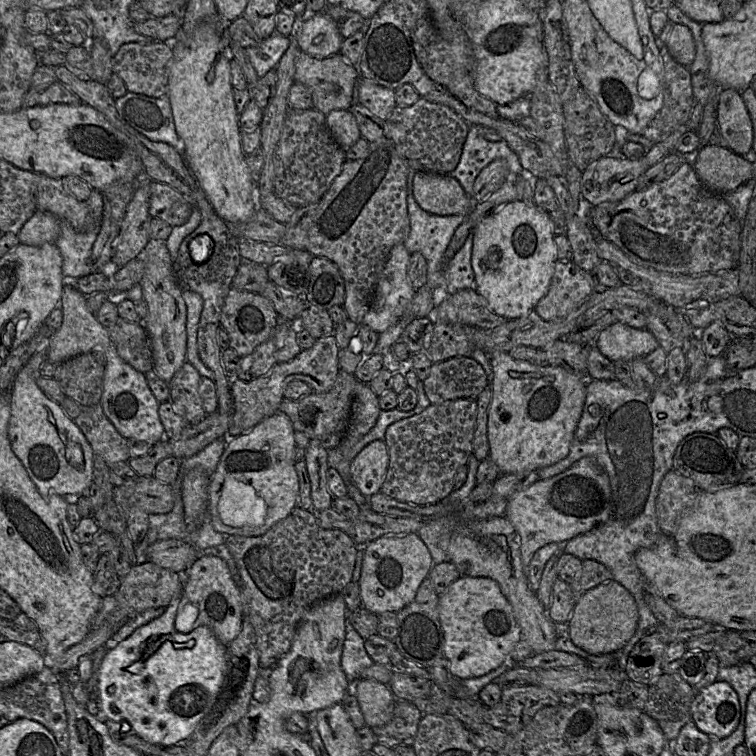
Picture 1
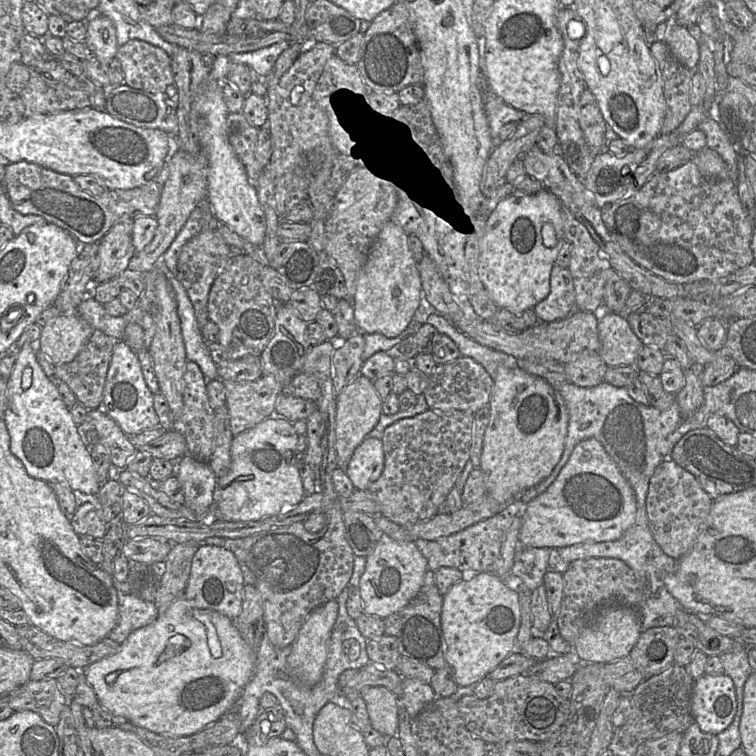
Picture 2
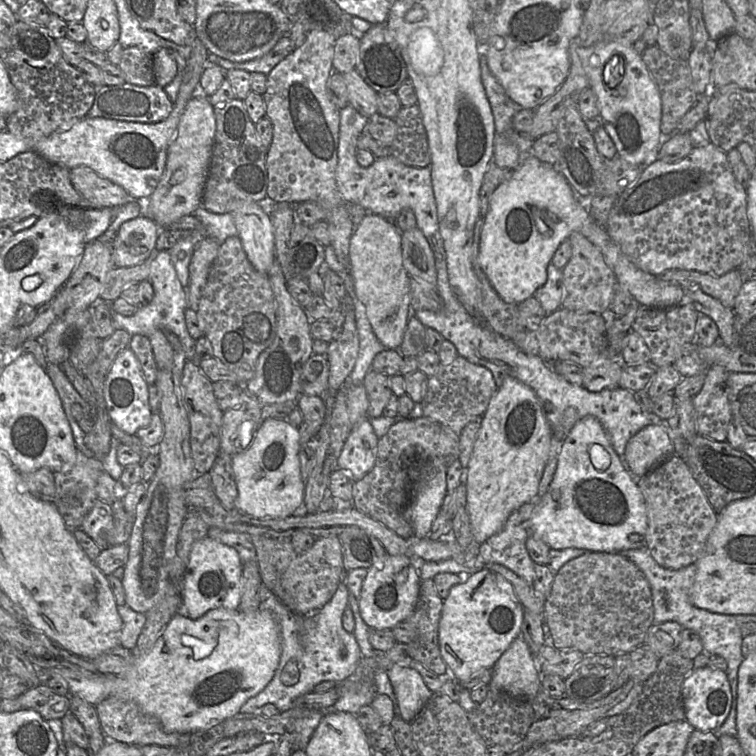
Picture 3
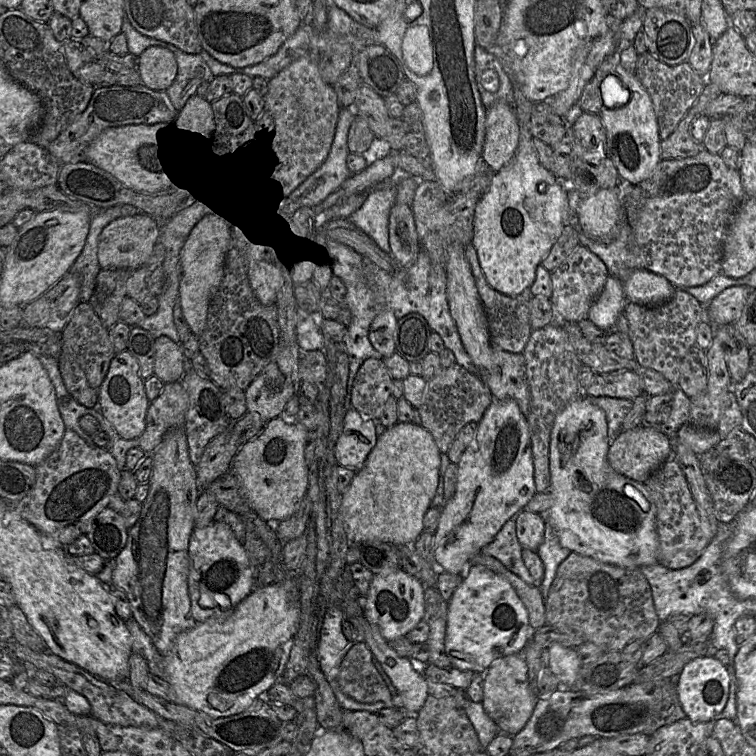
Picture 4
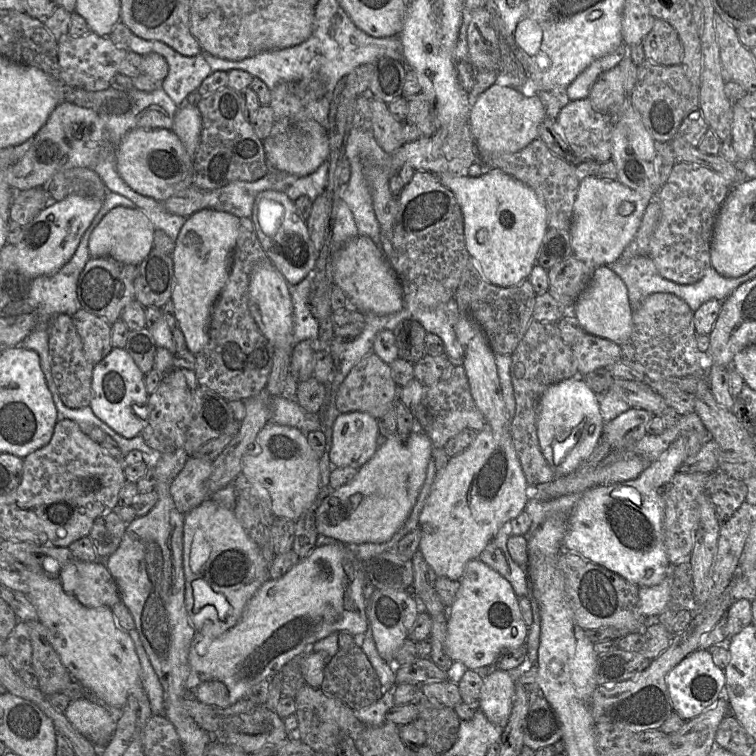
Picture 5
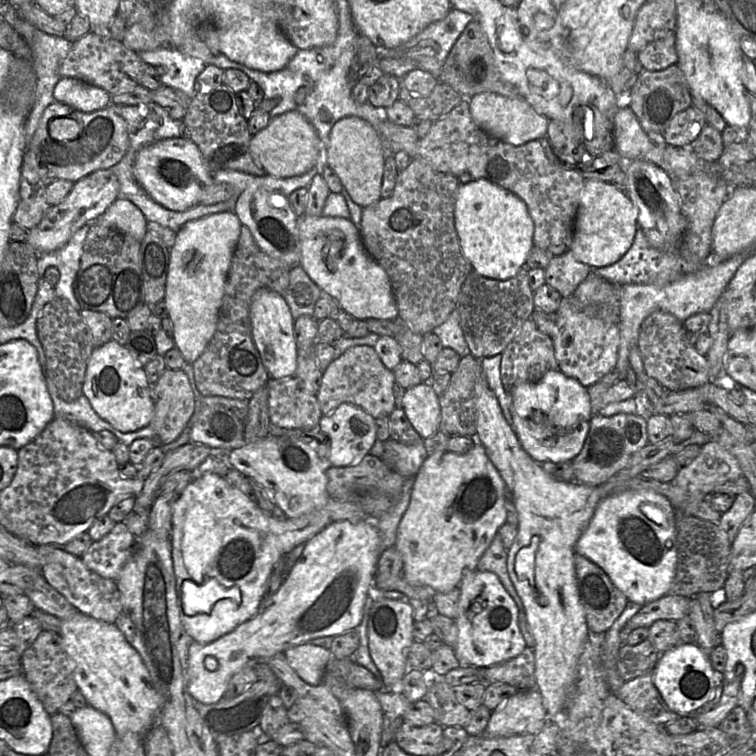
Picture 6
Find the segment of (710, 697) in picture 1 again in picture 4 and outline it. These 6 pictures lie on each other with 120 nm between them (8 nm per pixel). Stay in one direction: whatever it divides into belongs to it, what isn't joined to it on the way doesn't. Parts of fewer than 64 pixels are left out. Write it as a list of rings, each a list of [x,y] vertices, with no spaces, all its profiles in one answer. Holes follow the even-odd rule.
[[[703,656],[688,662],[677,681],[677,695],[686,718],[692,722],[715,721],[719,718],[727,703],[729,683],[726,668],[714,657]]]

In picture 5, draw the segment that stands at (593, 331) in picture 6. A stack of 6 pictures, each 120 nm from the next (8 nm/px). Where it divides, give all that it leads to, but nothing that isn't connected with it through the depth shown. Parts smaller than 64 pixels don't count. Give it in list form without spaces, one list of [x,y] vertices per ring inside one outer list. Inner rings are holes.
[[[586,333],[571,346],[578,376],[609,367],[621,359],[621,346],[605,338]]]

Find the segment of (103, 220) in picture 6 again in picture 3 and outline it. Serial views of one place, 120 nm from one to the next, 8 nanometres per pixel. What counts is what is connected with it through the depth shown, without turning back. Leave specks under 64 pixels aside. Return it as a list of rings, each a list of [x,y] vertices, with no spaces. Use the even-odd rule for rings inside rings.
[[[140,215],[121,224],[112,245],[115,267],[135,266],[150,257],[156,248],[160,228],[146,215]]]

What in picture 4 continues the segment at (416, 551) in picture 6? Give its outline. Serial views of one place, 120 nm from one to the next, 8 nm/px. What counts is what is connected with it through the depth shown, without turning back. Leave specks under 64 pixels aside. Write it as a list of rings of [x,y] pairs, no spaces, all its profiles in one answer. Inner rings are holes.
[[[513,399],[491,402],[457,465],[455,493],[442,507],[434,532],[433,559],[445,572],[460,574],[464,563],[479,553],[508,520],[523,510],[536,493],[533,471],[529,428],[518,404]]]

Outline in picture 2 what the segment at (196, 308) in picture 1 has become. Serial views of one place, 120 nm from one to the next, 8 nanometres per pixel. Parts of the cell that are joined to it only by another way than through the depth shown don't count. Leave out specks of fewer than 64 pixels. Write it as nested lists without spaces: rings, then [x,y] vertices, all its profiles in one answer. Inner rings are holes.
[[[169,275],[169,282],[177,301],[187,360],[199,366],[207,381],[218,379],[217,365],[209,354],[208,344],[203,340],[194,307],[186,289],[175,275]]]

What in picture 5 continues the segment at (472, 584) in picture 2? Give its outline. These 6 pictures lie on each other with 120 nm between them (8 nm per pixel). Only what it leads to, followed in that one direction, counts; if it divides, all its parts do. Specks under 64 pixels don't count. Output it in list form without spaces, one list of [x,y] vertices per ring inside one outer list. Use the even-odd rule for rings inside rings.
[[[470,560],[460,583],[457,596],[447,609],[447,648],[454,662],[461,662],[468,670],[475,671],[494,664],[503,651],[525,644],[528,626],[510,582],[484,562]]]

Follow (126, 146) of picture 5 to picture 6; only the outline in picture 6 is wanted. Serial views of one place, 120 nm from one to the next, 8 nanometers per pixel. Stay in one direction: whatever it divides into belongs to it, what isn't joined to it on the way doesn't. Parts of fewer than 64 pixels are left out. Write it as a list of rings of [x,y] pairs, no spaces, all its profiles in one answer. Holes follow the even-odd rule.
[[[187,137],[163,139],[142,148],[136,156],[134,175],[152,199],[175,211],[197,205],[204,189],[214,183],[198,146]]]

